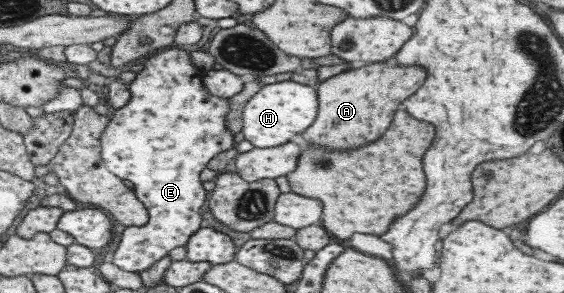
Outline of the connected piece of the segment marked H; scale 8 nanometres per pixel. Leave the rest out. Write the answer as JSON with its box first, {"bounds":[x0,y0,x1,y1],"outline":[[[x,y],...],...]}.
{"bounds":[241,79,318,148],"outline":[[[287,79],[264,84],[243,106],[241,134],[254,147],[269,148],[289,141],[293,134],[301,133],[315,118],[318,104],[315,86],[304,85]]]}

